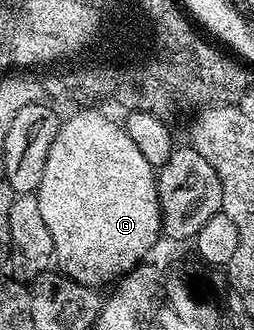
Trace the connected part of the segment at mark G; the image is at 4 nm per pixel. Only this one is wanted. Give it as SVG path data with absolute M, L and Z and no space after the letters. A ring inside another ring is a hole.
M80 109L65 116L50 155L46 155L42 183L35 191L42 219L54 238L54 261L59 272L83 285L105 287L141 264L162 237L156 175L157 170L146 163L119 120L111 121L96 109Z

